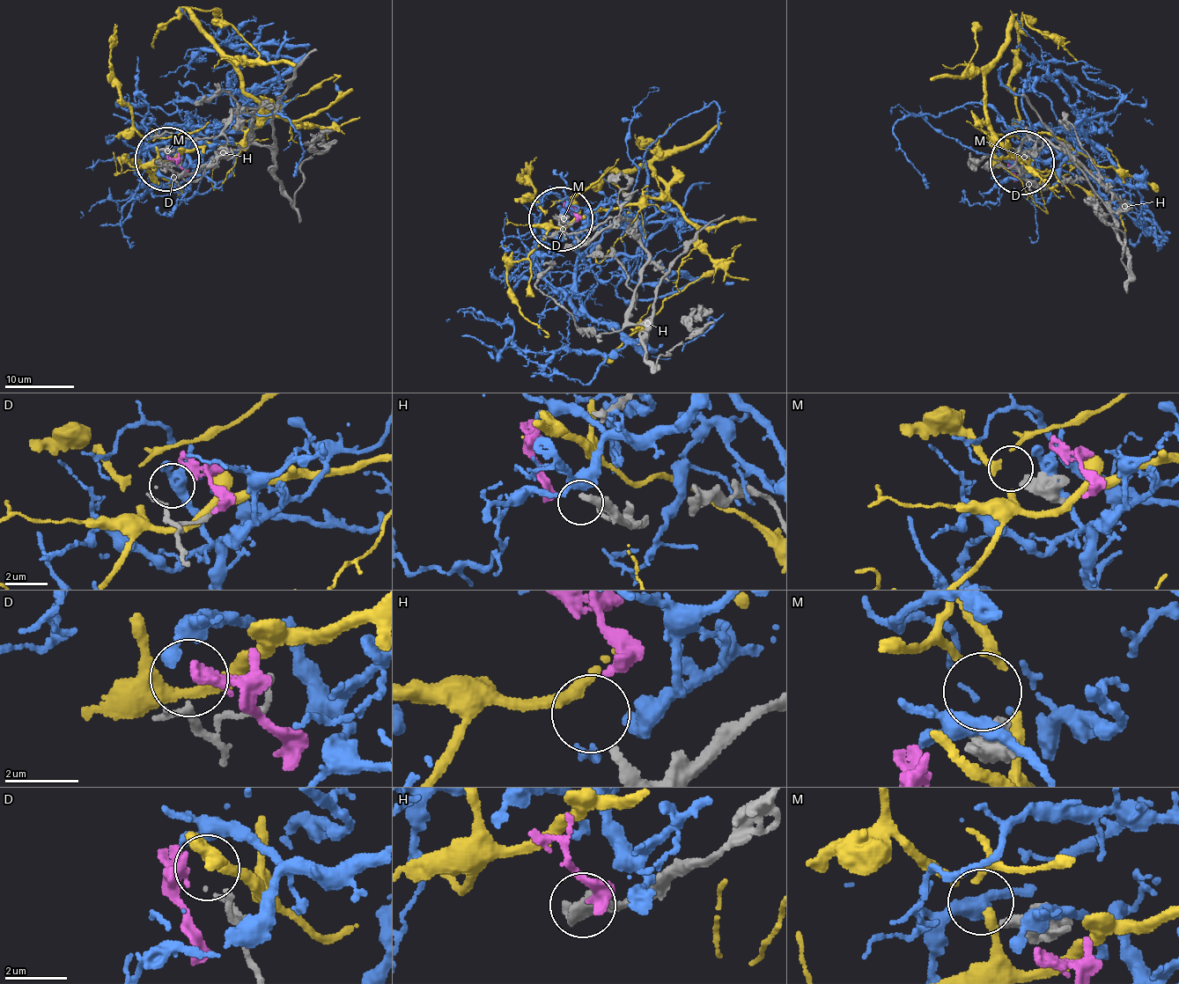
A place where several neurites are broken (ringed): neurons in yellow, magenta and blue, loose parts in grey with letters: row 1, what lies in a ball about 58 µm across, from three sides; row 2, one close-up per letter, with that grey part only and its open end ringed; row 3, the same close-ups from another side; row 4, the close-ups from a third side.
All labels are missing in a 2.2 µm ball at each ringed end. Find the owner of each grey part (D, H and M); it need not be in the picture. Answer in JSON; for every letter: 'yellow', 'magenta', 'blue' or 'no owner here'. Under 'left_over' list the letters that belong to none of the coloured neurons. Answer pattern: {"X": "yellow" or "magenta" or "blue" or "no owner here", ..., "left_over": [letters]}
{"D": "blue", "H": "magenta", "M": "no owner here", "left_over": ["M"]}

